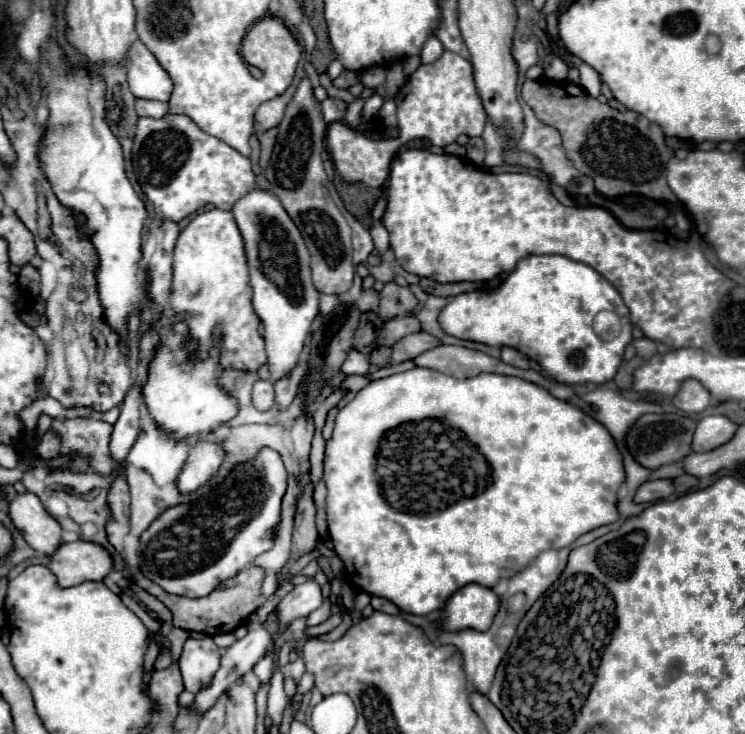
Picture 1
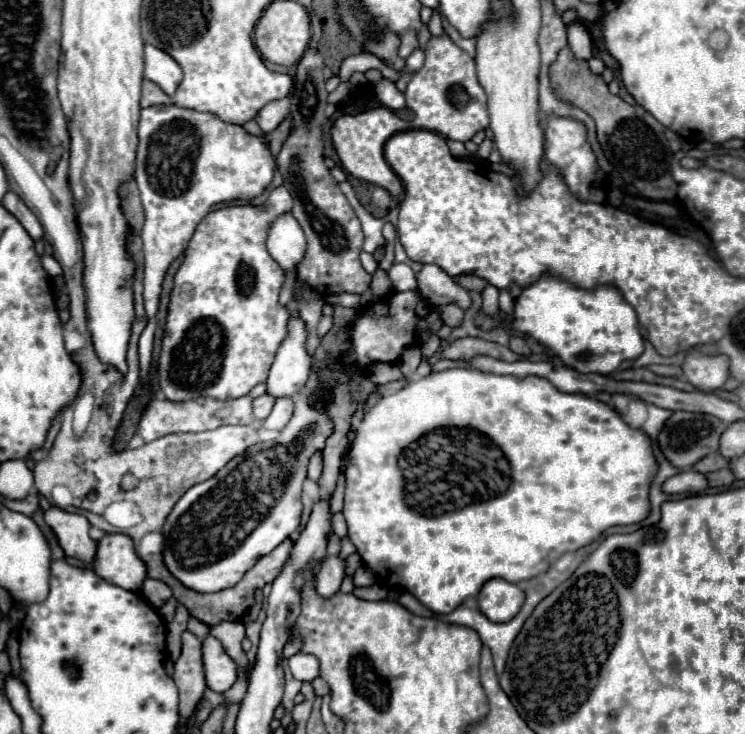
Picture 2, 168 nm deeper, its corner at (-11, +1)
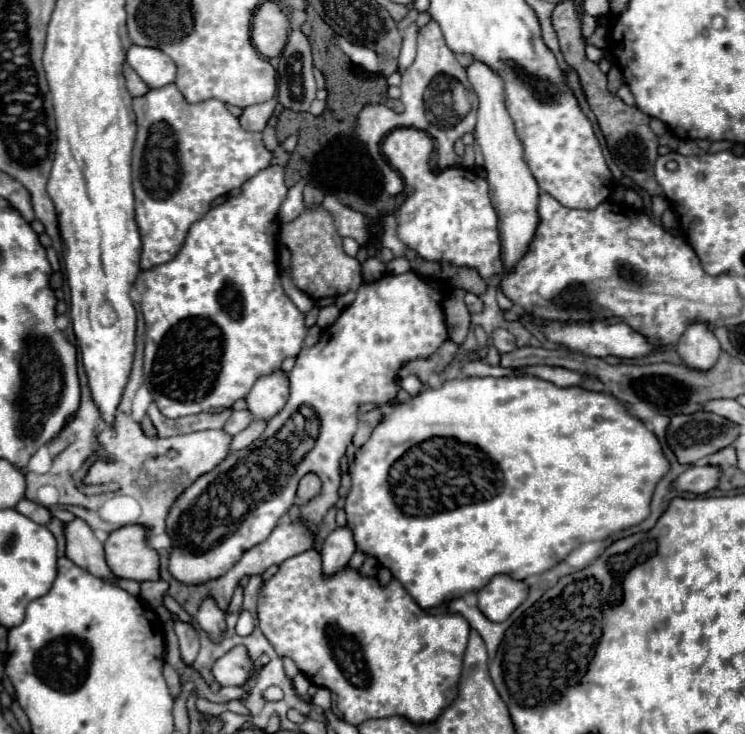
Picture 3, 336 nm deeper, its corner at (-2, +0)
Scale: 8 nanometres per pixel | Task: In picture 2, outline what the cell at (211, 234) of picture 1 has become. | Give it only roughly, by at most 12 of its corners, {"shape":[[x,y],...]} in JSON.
{"shape":[[224,206],[174,276],[158,360],[172,402],[266,382],[296,308],[272,222]]}

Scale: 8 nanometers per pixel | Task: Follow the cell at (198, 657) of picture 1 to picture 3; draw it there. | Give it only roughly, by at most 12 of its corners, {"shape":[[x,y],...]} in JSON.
{"shape":[[235,647],[213,663],[219,685],[243,685],[257,665]]}

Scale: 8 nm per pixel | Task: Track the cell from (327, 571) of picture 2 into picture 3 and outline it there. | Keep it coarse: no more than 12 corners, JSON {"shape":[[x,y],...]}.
{"shape":[[347,527],[335,529],[321,549],[323,575],[347,567],[355,541]]}

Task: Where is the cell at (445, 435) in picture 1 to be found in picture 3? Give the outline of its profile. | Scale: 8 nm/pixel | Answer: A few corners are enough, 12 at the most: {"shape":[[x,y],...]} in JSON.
{"shape":[[459,377],[385,413],[347,527],[423,609],[649,515],[607,393]]}

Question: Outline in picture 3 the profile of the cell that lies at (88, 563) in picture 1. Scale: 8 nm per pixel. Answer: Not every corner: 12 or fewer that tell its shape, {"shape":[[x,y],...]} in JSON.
{"shape":[[127,525],[105,541],[105,561],[119,579],[159,579],[159,555],[145,529]]}

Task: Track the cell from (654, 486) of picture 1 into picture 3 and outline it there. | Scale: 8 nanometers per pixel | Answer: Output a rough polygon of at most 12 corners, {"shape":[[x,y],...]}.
{"shape":[[691,465],[673,487],[707,493],[717,485],[721,469]]}

